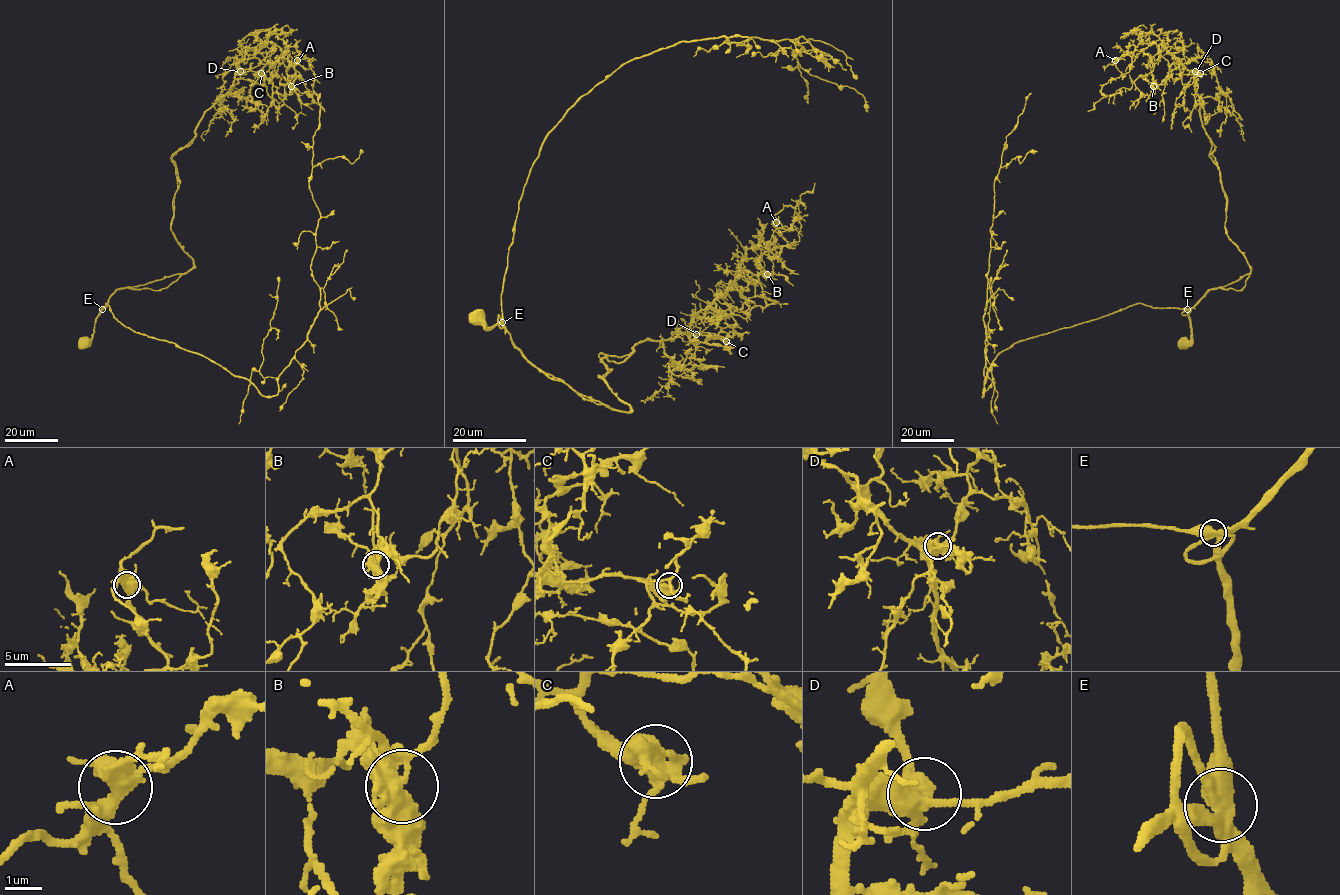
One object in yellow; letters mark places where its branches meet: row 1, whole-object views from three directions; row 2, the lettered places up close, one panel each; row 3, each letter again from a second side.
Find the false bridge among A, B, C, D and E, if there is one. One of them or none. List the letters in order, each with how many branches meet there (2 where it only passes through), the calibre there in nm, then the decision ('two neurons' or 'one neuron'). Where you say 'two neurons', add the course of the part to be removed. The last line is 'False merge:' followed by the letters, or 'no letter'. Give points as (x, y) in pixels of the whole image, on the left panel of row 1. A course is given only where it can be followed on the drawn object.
A: 4 | 480 nm | one neuron
B: 4 | 440 nm | one neuron
C: 4 | 460 nm | one neuron
D: 4 | 420 nm | one neuron
E: 4 | 460 nm | one neuron
False merge: no letter

